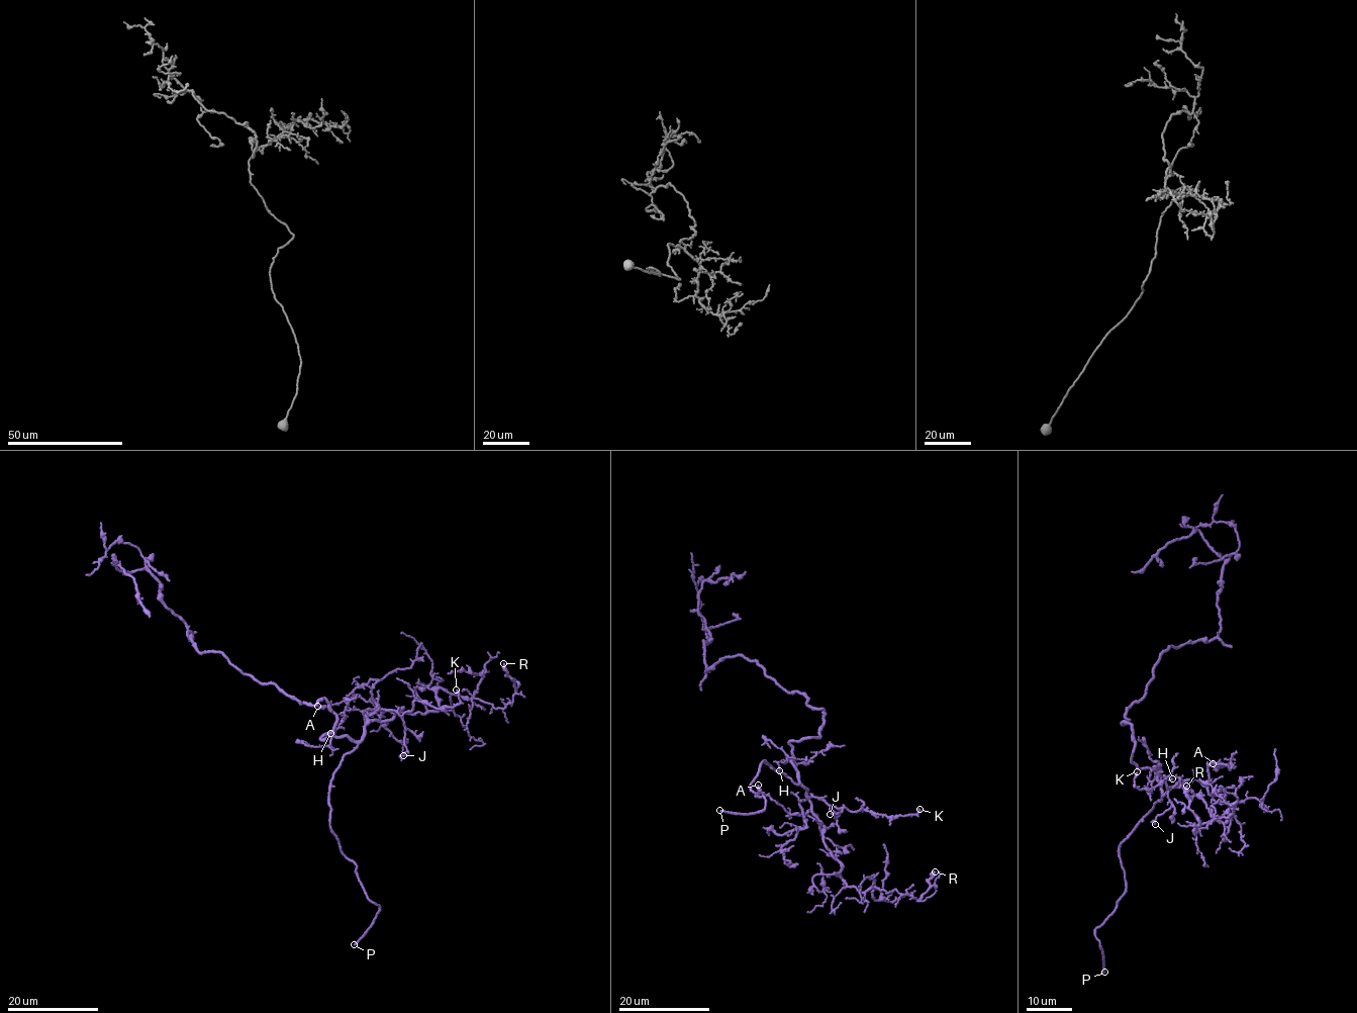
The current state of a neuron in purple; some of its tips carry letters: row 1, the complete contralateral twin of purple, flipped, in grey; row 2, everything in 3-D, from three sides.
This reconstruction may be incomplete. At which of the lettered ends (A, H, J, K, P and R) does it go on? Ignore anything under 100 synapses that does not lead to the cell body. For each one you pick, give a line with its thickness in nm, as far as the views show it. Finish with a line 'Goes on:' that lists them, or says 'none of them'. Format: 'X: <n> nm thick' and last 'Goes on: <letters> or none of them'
P: 200 nm thick
Goes on: P

